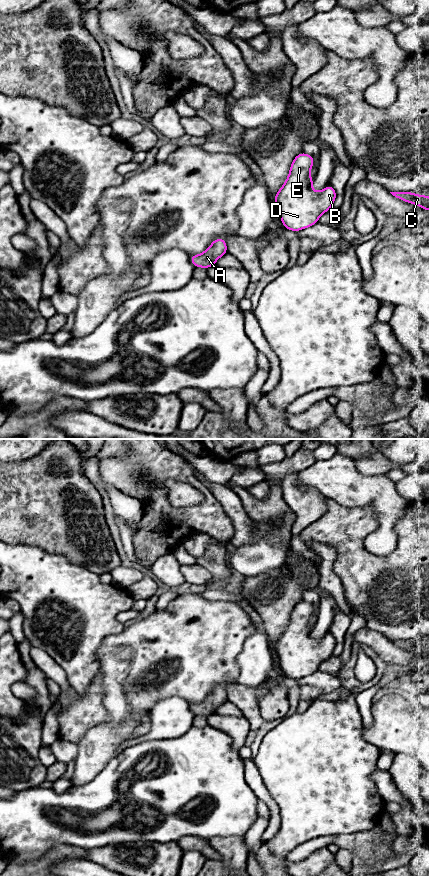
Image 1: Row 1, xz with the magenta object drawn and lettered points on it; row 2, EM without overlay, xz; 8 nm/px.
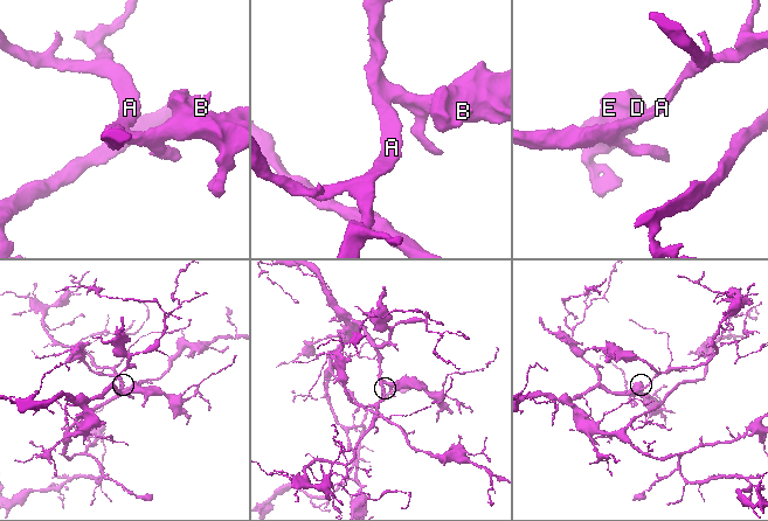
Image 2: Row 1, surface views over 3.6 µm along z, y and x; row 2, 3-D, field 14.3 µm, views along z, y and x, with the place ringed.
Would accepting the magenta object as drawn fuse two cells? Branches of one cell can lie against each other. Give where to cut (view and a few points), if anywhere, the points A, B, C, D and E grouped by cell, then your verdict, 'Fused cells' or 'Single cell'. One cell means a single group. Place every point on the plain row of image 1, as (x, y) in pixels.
No split. Groups: A B C D E. Single cell

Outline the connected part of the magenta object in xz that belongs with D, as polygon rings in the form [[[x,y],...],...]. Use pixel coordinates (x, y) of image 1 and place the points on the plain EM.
[[[298,602],[285,631],[274,644],[281,669],[288,678],[297,680],[318,671],[319,665],[332,656],[337,645],[329,632],[320,640],[312,637],[314,625],[309,624],[309,619],[314,611],[311,603]]]

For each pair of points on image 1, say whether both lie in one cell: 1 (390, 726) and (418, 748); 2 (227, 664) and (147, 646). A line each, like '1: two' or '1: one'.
1: one
2: one

